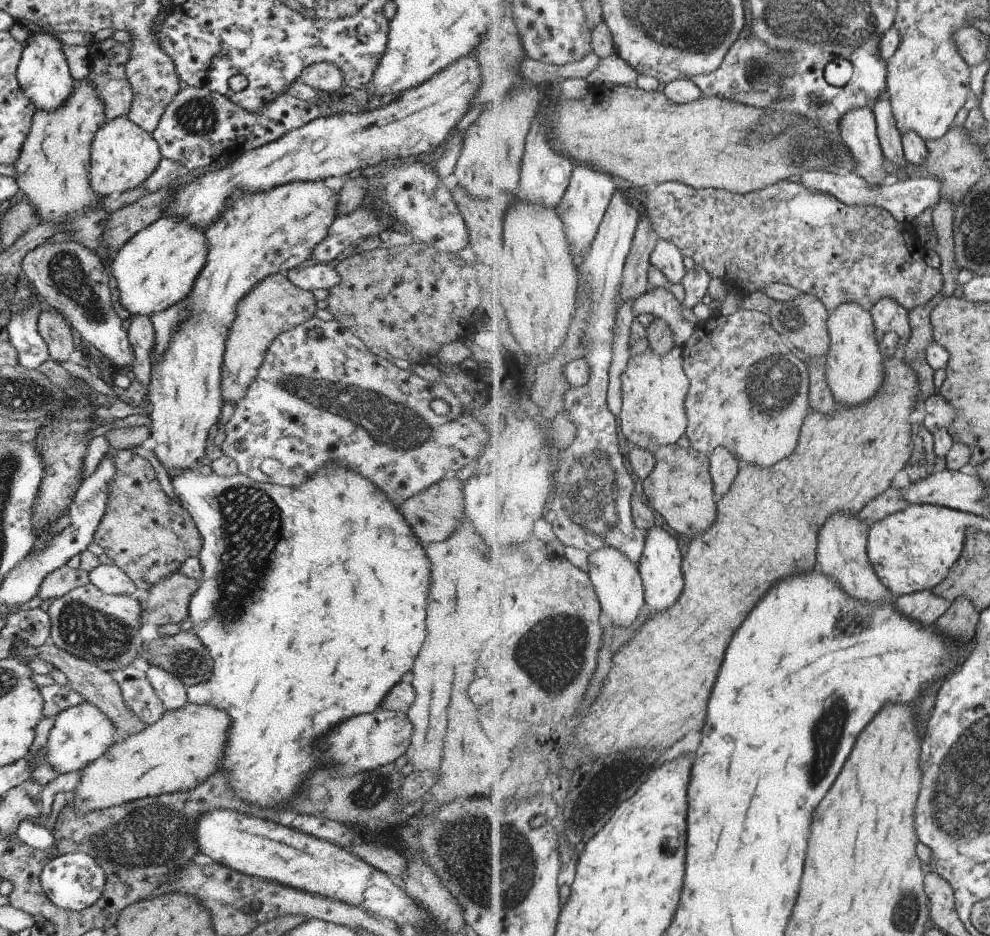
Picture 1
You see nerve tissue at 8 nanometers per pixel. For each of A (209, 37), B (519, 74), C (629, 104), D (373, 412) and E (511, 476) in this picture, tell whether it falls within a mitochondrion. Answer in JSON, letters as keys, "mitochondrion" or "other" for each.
{"A":"other","B":"other","C":"other","D":"mitochondrion","E":"other"}

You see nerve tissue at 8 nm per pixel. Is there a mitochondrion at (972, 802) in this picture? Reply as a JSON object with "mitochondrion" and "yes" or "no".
{"mitochondrion":"yes"}

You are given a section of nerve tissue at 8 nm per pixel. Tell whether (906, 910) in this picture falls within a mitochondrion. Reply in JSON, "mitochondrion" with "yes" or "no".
{"mitochondrion":"yes"}

